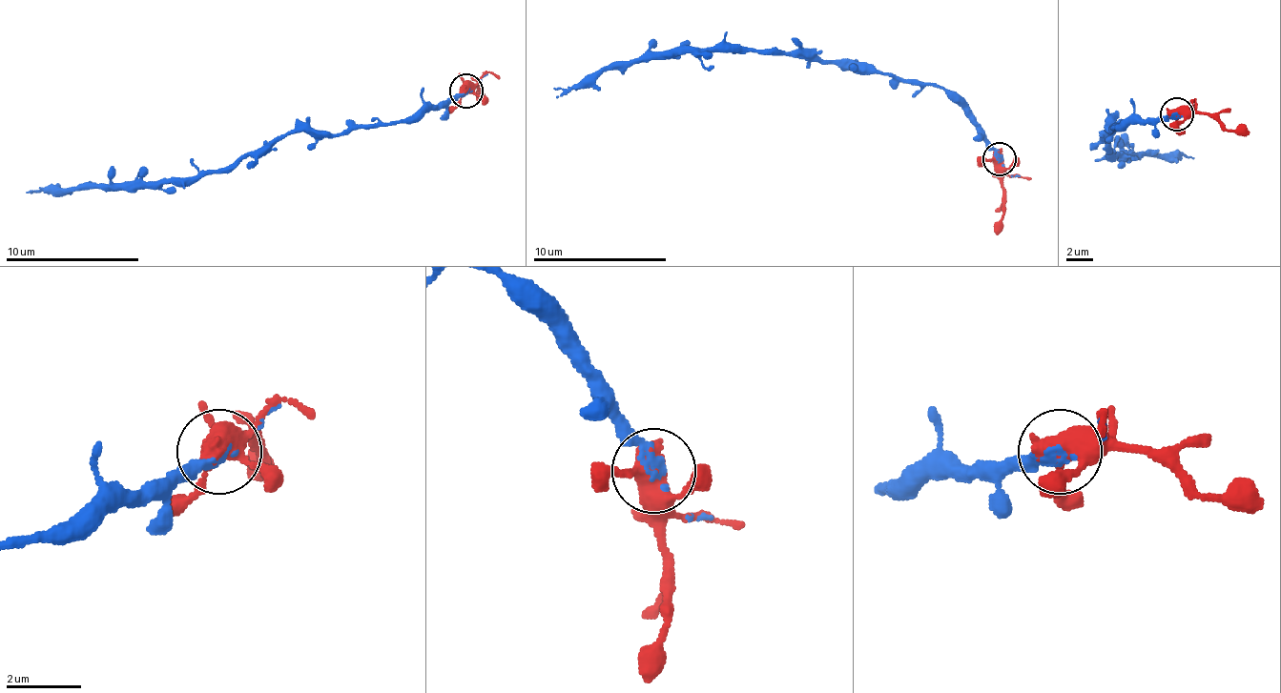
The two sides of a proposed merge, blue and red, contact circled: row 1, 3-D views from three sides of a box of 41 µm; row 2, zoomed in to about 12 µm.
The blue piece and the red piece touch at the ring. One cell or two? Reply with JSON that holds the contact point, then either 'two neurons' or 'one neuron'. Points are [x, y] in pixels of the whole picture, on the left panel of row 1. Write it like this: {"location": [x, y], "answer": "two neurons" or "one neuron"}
{"location": [465, 91], "answer": "one neuron"}

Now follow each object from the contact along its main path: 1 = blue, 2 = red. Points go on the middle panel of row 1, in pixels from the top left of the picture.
1: (998, 160), (983, 128), (938, 86), (794, 52), (673, 50), (615, 60), (565, 90), (554, 87)
2: (998, 160), (1002, 214), (995, 235)

